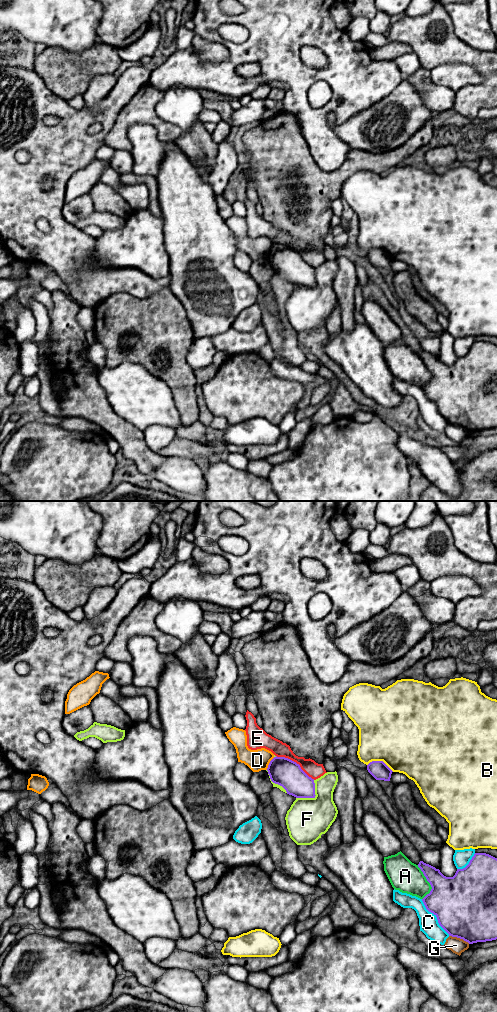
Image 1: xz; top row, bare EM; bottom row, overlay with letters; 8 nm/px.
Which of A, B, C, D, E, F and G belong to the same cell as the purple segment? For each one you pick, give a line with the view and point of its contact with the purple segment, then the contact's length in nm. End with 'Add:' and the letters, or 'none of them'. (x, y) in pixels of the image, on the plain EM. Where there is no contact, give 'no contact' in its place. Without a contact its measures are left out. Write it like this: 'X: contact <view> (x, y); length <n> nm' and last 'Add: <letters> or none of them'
Add: none of them

